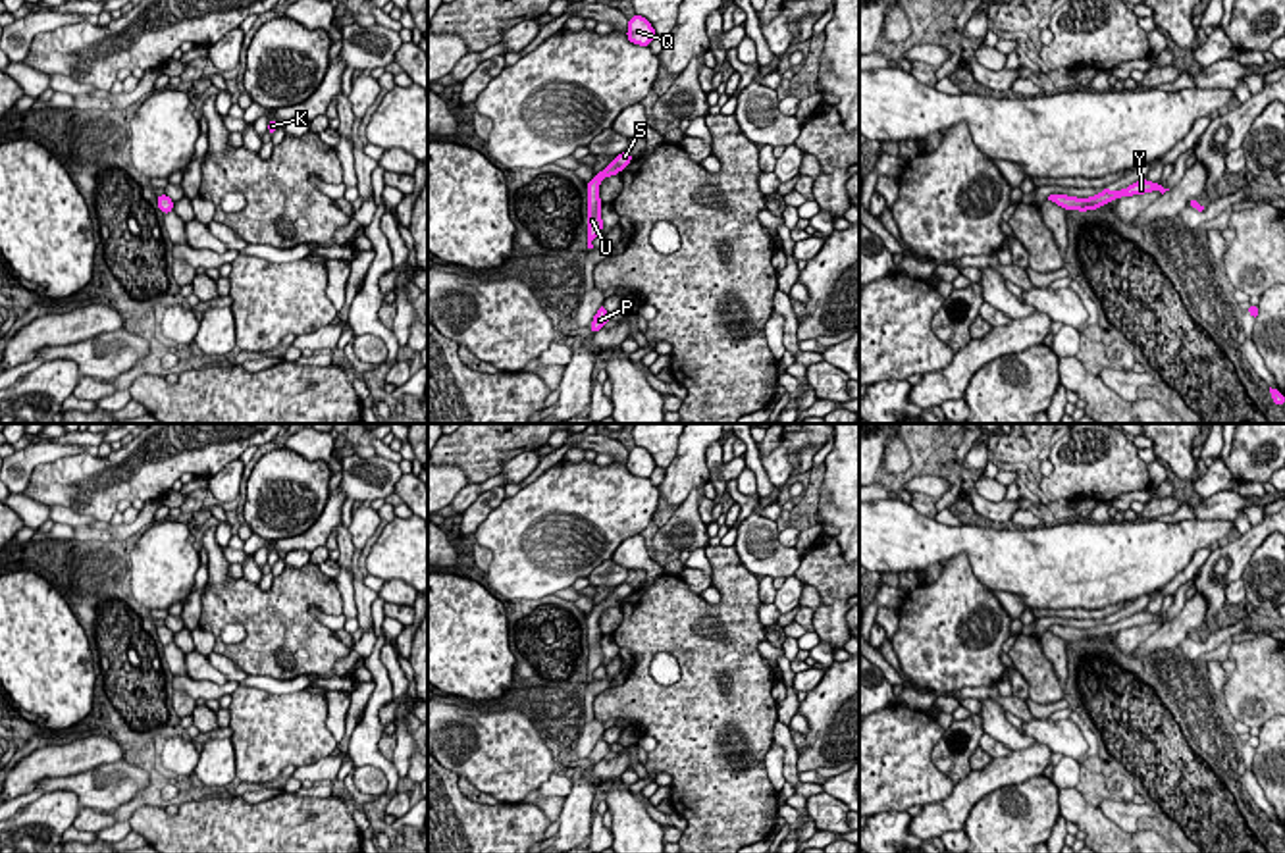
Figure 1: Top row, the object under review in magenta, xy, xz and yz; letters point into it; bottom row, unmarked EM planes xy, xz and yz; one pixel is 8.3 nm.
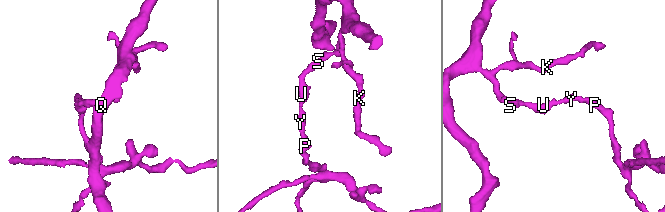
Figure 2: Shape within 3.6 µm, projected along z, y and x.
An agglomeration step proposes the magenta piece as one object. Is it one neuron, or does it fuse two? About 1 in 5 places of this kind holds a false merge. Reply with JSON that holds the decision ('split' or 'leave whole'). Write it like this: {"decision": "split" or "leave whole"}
{"decision": "leave whole"}

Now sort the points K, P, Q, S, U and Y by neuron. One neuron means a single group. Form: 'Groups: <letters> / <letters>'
Groups: K P Q S U Y

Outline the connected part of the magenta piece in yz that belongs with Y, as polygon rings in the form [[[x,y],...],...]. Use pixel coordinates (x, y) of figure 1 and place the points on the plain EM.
[[[1141,610],[1133,616],[1129,616],[1127,620],[1119,620],[1115,624],[1110,618],[1106,618],[1102,624],[1088,628],[1088,630],[1077,630],[1077,628],[1067,628],[1067,626],[1050,626],[1048,632],[1062,637],[1063,641],[1088,643],[1088,641],[1098,641],[1106,633],[1114,633],[1115,630],[1144,626],[1144,624],[1152,624],[1152,622],[1160,622],[1164,626],[1169,620],[1164,620],[1162,614],[1152,614],[1148,610]]]

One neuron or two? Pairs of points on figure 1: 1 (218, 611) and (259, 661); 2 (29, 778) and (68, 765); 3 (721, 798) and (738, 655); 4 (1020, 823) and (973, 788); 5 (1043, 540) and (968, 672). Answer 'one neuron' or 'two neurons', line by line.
1: one neuron
2: one neuron
3: one neuron
4: two neurons
5: two neurons

